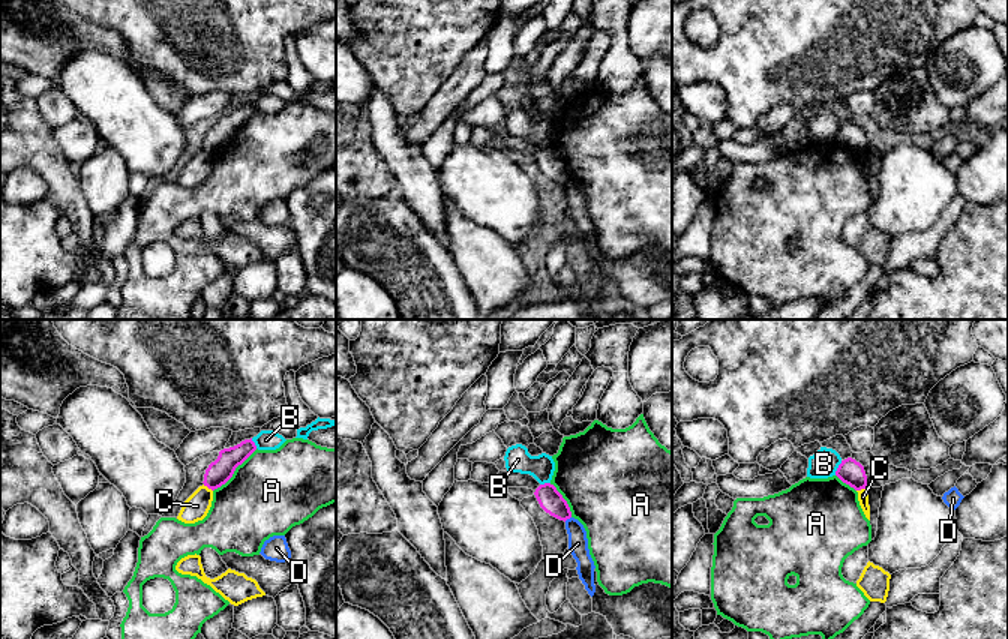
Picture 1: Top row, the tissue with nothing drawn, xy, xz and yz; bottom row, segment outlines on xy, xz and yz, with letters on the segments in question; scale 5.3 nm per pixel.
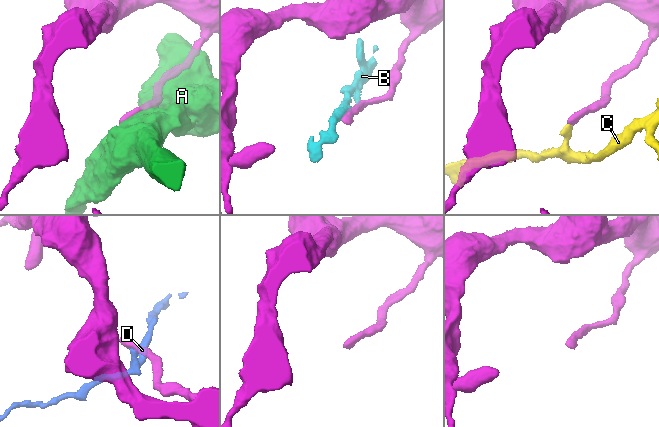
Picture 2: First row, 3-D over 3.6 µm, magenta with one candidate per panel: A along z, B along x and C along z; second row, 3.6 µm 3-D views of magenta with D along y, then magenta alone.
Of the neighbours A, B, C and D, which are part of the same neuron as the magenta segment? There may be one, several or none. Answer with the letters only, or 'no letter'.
no letter

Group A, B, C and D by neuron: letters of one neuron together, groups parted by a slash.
A / B / C / D

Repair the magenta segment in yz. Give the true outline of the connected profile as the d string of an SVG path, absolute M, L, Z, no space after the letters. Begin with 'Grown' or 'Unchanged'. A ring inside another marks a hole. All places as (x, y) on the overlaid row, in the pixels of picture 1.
Unchanged. M852 458L842 460L836 471L836 476L855 490L866 489L867 486L864 466Z

